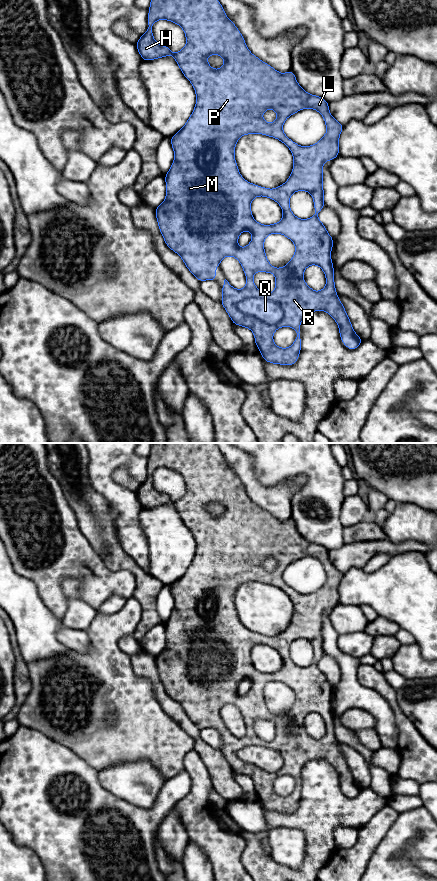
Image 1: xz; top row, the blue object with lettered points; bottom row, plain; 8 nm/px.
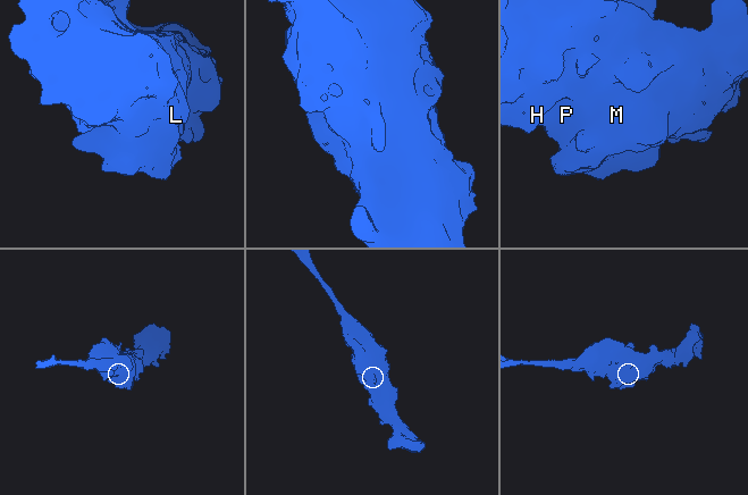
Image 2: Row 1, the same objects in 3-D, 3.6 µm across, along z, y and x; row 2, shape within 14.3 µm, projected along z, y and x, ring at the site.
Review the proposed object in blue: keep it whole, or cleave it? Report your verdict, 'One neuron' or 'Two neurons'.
Two neurons

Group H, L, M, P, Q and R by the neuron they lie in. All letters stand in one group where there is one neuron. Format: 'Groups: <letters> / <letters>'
Groups: H L M P R / Q

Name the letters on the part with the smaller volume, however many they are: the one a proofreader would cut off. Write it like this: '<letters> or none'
Q

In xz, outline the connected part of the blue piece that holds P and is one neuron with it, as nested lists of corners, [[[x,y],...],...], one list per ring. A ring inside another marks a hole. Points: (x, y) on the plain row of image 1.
[[[151,443],[148,459],[148,477],[136,490],[142,508],[172,504],[196,541],[195,556],[189,567],[171,584],[174,609],[164,624],[165,648],[155,657],[165,692],[181,705],[200,730],[216,729],[216,715],[220,715],[224,705],[232,704],[240,710],[246,724],[246,734],[235,737],[225,727],[221,735],[221,752],[233,772],[253,780],[255,792],[266,810],[286,814],[297,810],[301,799],[300,772],[307,762],[314,759],[327,760],[336,769],[346,796],[357,797],[363,788],[354,779],[335,737],[335,716],[331,707],[334,686],[318,667],[318,661],[325,654],[323,612],[339,604],[339,585],[344,574],[329,560],[329,551],[320,544],[307,541],[291,518],[279,521],[250,500],[241,480],[227,465],[216,443]],[[157,468],[171,469],[183,477],[186,484],[183,497],[172,501],[169,495],[155,489],[152,474]],[[210,503],[220,503],[224,513],[213,517],[207,509]],[[307,556],[323,564],[327,580],[317,591],[305,595],[285,583],[283,572],[288,565]],[[267,557],[273,557],[277,562],[273,571],[267,571],[262,565]],[[254,581],[280,588],[293,602],[293,619],[279,635],[269,637],[257,634],[245,628],[238,618],[234,602],[236,592],[240,585]],[[297,639],[311,642],[315,657],[311,666],[300,667],[292,661],[290,644]],[[259,644],[268,645],[280,653],[283,660],[280,670],[263,673],[253,666],[251,650]],[[244,678],[252,682],[252,688],[241,696],[238,686]],[[269,682],[282,682],[295,693],[295,701],[284,715],[275,716],[267,707],[264,689]],[[310,713],[319,714],[325,722],[326,734],[321,739],[314,739],[304,728],[303,721]],[[255,720],[274,722],[276,734],[272,741],[265,741],[256,735],[253,728]],[[249,746],[277,751],[283,759],[282,768],[277,772],[267,772],[242,761],[236,752]],[[281,775],[291,775],[297,781],[294,791],[288,796],[280,796],[273,789],[274,780]]]

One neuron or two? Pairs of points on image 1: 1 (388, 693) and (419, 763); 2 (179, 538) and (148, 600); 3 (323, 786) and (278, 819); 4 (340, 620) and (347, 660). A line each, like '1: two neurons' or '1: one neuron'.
1: one neuron
2: two neurons
3: one neuron
4: two neurons

